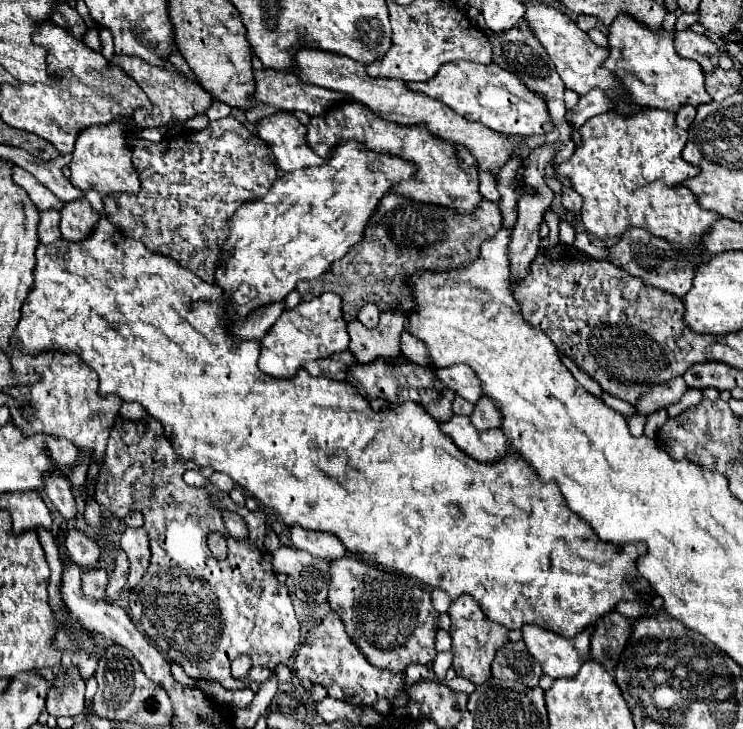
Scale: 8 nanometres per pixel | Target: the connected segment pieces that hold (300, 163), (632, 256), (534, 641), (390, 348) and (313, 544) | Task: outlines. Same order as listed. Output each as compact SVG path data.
M287 111L273 113L257 123L257 135L269 145L283 171L321 165L321 157L307 147L305 133L305 125L301 125L297 117Z
M631 227L627 229L615 245L609 247L609 261L627 271L629 275L635 275L639 279L643 279L645 285L651 285L651 287L657 287L657 289L663 289L667 293L673 293L675 297L683 297L689 287L691 287L691 281L693 281L693 263L691 261L685 261L687 257L679 257L679 251L675 251L675 247L663 239L663 237L655 237L651 235L649 231L645 229L637 229L637 227Z
M525 625L521 629L527 649L539 661L543 673L551 675L553 679L577 675L581 665L589 659L589 637L593 629L589 627L585 631L587 633L579 635L577 647L577 637L567 639L557 633L549 633L547 629L541 629L537 625Z
M383 313L381 323L375 329L365 329L359 321L349 321L347 333L351 337L349 351L359 363L371 363L375 359L399 359L401 357L401 331L405 327L405 315Z
M291 527L291 541L297 549L303 549L315 557L323 557L327 561L335 561L345 557L345 545L333 537L331 533L313 533L301 527Z

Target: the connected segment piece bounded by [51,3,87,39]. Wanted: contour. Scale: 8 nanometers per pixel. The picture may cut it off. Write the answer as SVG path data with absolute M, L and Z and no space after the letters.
M59 3L59 5L53 5L53 11L51 11L51 21L69 29L77 39L83 37L83 33L87 31L87 25L85 21L81 19L81 15L77 13L77 9L65 5L65 3Z

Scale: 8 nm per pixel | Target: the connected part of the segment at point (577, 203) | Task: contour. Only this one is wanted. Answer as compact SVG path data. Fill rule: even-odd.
M557 177L563 185L565 185L565 191L563 191L563 207L571 213L579 213L581 211L581 195L575 193L569 185L569 181L565 181L563 177Z

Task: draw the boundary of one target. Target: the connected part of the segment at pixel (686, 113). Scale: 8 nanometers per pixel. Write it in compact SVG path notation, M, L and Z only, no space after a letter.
M691 105L681 107L681 109L677 111L677 125L679 125L681 129L687 129L687 127L691 125L691 121L695 119L695 113L697 113L697 109L691 107Z

